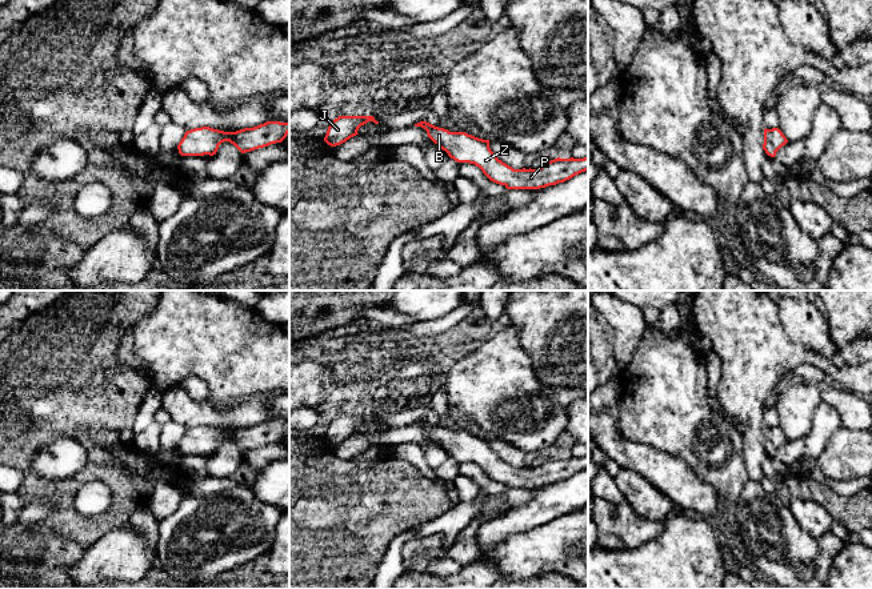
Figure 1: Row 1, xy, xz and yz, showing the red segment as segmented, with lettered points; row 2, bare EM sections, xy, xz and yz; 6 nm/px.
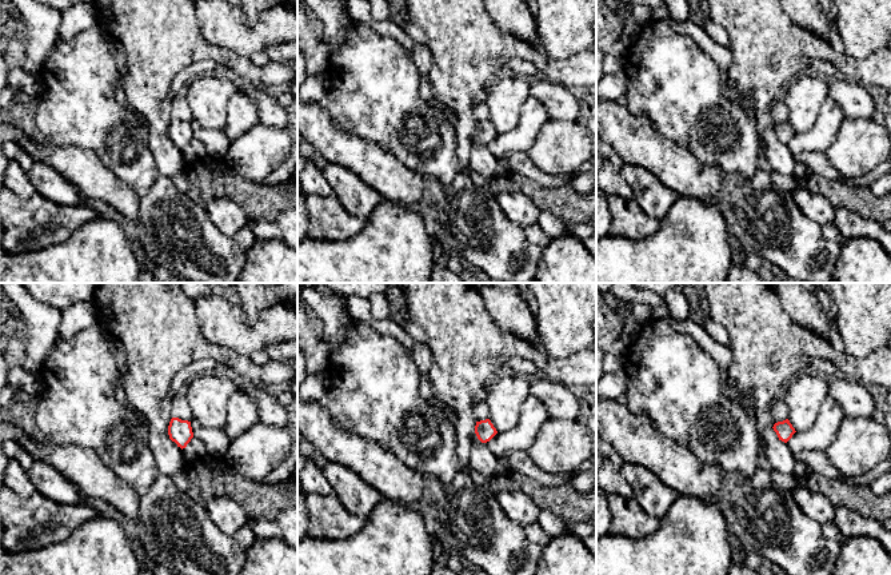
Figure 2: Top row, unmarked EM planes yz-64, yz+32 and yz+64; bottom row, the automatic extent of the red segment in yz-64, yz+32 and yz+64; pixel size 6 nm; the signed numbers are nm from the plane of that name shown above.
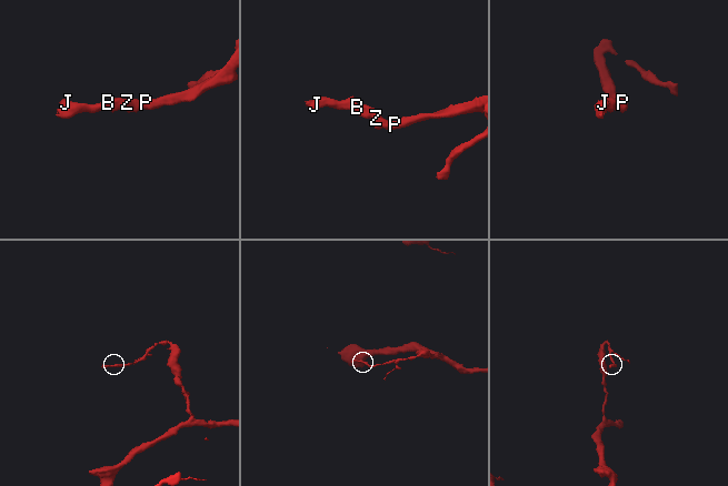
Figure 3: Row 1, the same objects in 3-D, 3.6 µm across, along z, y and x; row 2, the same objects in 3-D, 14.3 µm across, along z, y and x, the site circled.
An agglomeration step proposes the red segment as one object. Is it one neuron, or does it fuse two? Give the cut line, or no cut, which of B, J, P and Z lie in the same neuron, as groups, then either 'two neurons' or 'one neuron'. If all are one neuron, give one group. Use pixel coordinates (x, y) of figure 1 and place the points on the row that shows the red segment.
no cut; B J P Z; one neuron

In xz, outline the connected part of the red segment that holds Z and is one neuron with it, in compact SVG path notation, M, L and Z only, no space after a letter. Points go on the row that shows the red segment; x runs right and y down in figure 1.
M420 121L415 127L424 128L428 137L451 159L457 163L475 164L491 181L504 185L507 189L540 189L564 183L588 171L588 156L584 159L557 157L539 169L513 169L496 157L489 148L489 140L465 132L449 132L427 121Z

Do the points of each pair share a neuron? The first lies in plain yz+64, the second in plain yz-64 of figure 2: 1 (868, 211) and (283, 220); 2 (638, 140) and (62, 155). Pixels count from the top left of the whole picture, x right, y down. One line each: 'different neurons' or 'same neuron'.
1: different neurons
2: same neuron

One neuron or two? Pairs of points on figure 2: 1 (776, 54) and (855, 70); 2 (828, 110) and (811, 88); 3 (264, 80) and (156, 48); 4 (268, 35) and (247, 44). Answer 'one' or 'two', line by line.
1: one
2: two
3: one
4: one

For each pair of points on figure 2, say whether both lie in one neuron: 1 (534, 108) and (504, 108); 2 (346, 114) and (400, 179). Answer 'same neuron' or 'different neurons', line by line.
1: different neurons
2: different neurons

